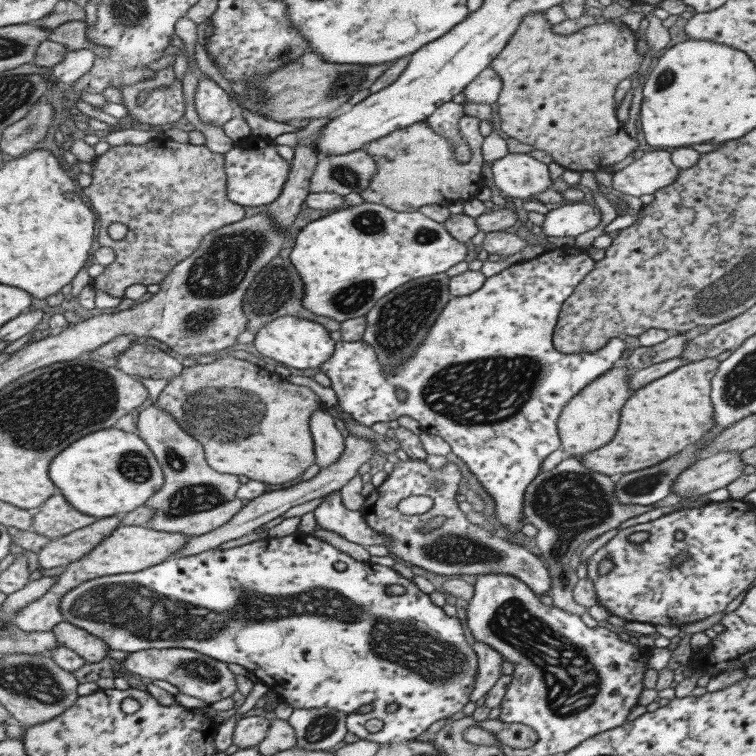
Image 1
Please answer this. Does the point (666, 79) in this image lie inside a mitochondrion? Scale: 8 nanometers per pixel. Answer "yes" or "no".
yes

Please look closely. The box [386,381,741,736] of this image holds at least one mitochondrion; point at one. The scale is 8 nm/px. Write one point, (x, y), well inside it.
(572, 680)

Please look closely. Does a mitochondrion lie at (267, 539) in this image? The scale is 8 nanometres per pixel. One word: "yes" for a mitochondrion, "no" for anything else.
no

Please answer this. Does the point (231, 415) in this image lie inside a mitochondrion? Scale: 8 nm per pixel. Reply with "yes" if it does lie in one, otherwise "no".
yes

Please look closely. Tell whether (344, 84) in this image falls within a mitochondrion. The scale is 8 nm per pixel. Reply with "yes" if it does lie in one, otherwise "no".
yes

